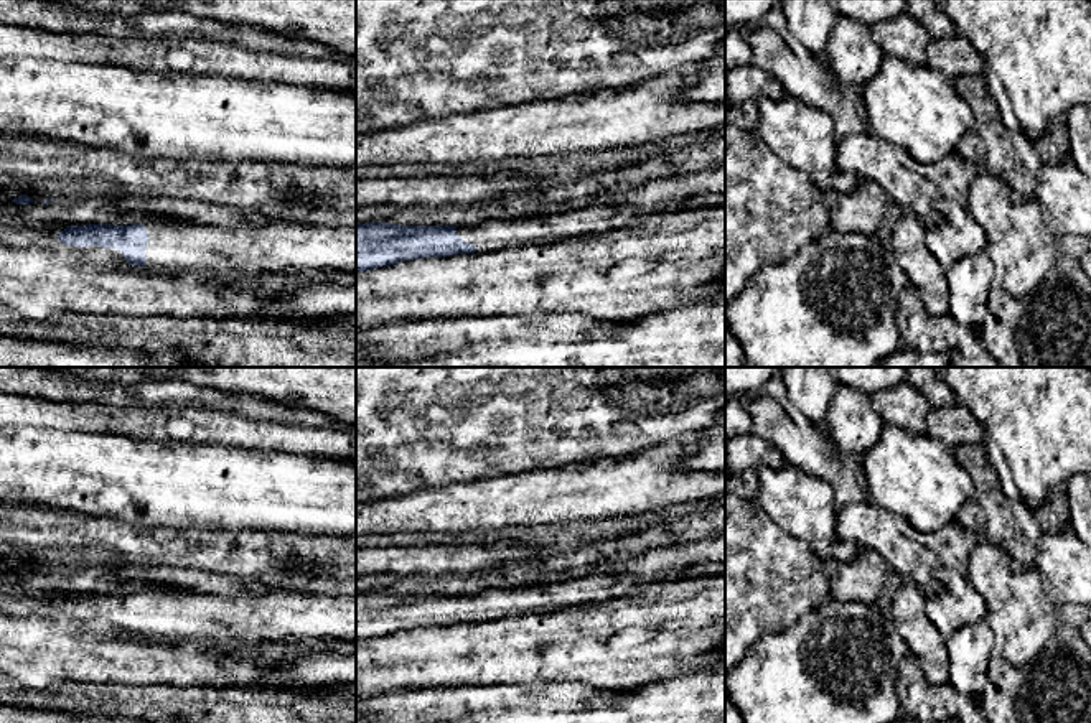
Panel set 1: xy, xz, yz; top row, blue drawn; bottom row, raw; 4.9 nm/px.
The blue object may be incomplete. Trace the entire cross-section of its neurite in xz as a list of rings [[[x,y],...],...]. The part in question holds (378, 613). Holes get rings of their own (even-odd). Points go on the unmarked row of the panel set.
[[[694,542],[653,548],[631,558],[618,573],[486,588],[473,595],[399,595],[366,591],[356,595],[356,641],[396,634],[424,626],[491,621],[631,596],[643,586],[699,576],[725,575],[725,542]]]

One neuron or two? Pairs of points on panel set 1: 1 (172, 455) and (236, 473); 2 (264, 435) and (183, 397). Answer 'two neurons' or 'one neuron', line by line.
1: one neuron
2: two neurons

